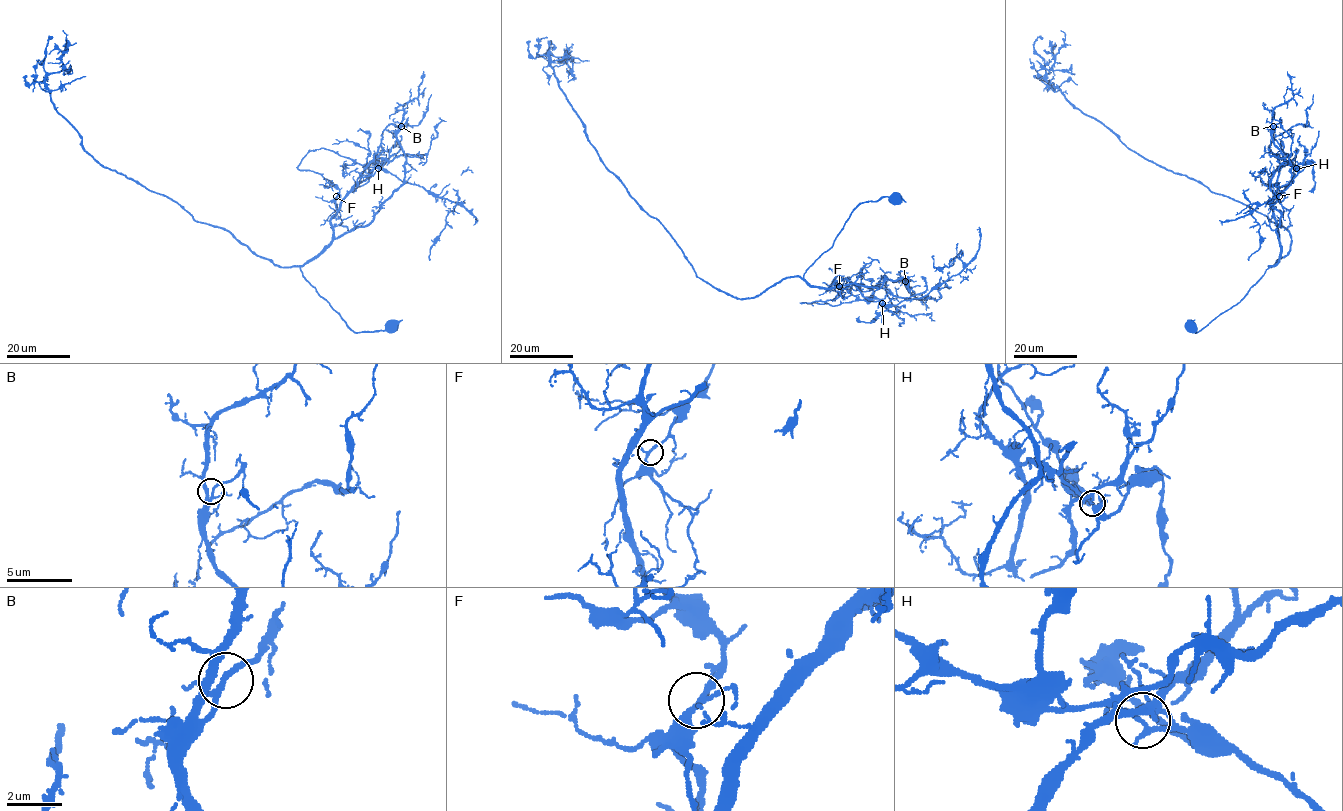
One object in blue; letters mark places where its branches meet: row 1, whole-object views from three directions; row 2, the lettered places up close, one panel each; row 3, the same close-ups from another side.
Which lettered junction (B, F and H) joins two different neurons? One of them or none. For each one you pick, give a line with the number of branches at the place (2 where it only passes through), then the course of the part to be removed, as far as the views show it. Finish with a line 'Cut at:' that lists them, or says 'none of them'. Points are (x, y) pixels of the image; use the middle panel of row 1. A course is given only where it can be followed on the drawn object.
H: branches 3; course (882, 304), (894, 305), (922, 297), (963, 269), (957, 257), (953, 257), (948, 267), (935, 267), (933, 256)
Cut at: H

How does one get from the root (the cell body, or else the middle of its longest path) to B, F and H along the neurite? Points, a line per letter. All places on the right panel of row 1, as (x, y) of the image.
B: (1192, 328), (1198, 332), (1236, 305), (1279, 261), (1280, 214), (1271, 204), (1270, 181), (1283, 155), (1273, 126)
F: (1192, 328), (1189, 330), (1198, 332), (1236, 305), (1279, 261), (1280, 242), (1271, 199), (1274, 194), (1279, 196)
H: (1192, 328), (1198, 332), (1236, 305), (1279, 261), (1271, 198), (1296, 168)

